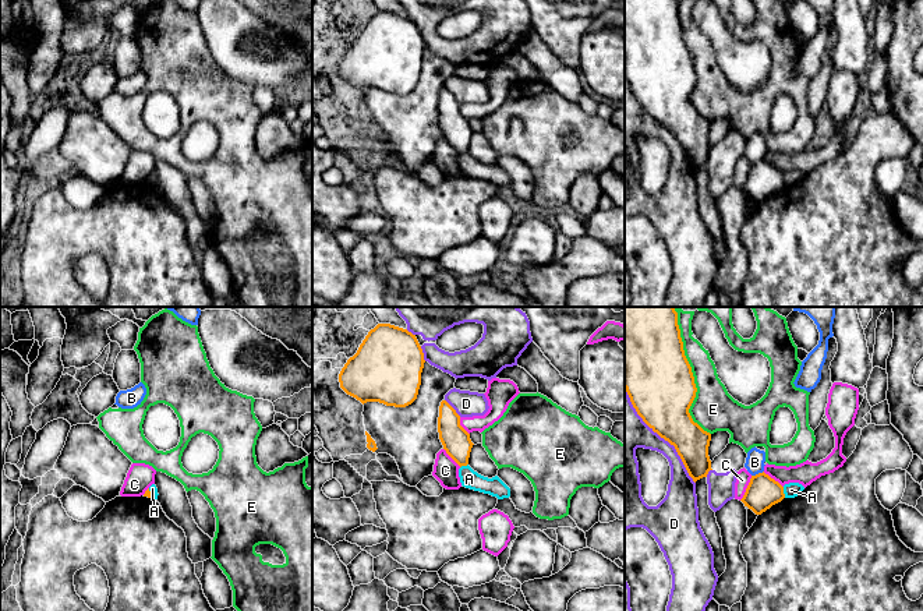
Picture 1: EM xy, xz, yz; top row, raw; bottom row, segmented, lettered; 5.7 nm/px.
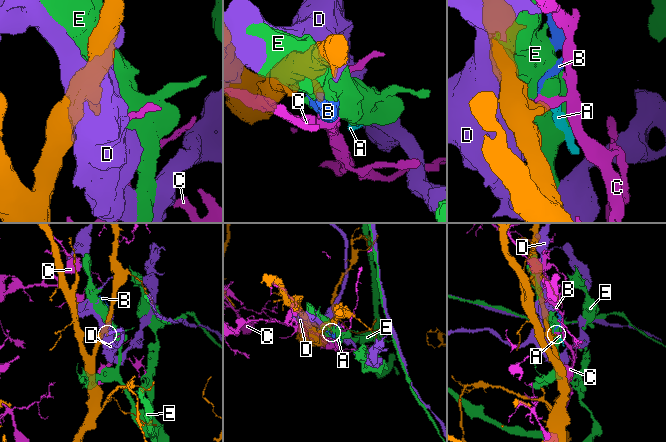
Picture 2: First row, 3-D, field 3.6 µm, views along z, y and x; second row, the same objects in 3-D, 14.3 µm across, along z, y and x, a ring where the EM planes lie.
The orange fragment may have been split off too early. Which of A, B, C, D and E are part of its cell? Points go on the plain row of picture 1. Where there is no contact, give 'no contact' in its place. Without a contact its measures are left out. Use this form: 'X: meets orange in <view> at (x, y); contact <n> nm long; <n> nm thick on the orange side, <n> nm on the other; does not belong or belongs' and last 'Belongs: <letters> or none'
A: meets orange in yz at (782, 180); contact 70 nm long; 190 nm thick on the orange side, 90 nm on the other; does not belong
B: meets orange in yz at (759, 161); contact 80 nm long; 190 nm thick on the orange side, 110 nm on the other; does not belong
C: meets orange in yz at (746, 176); contact 160 nm long; 190 nm thick on the orange side, 80 nm on the other; does not belong
D: meets orange in yz at (660, 123); contact 700 nm long; 360 nm thick on the orange side, 240 nm on the other; does not belong
E: meets orange in yz at (692, 63); contact 750 nm long; 400 nm thick on the orange side, 240 nm on the other; does not belong
Belongs: none

